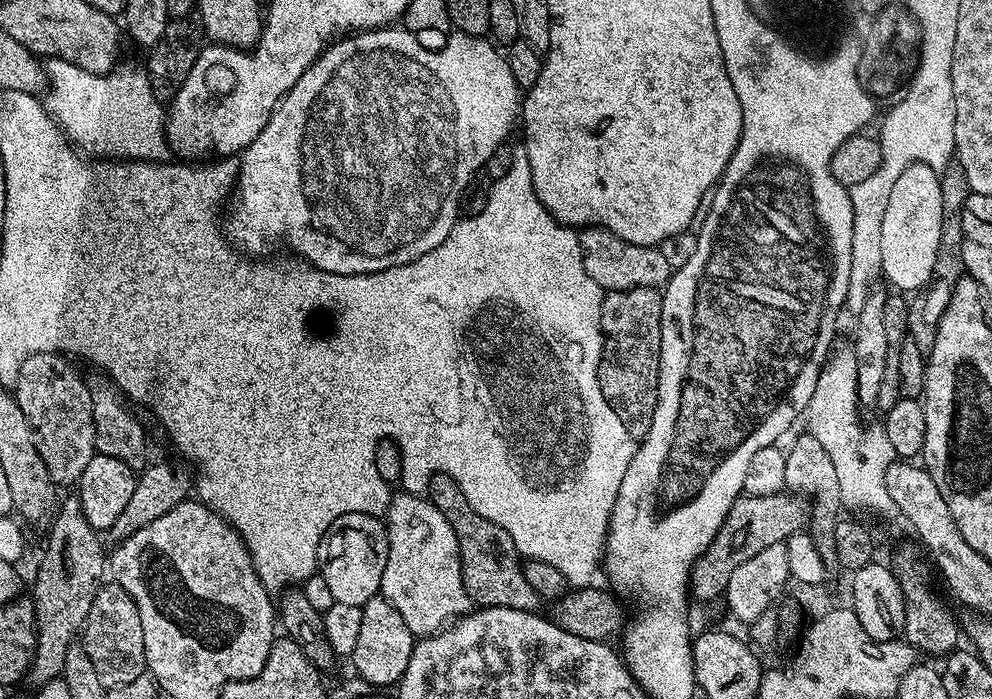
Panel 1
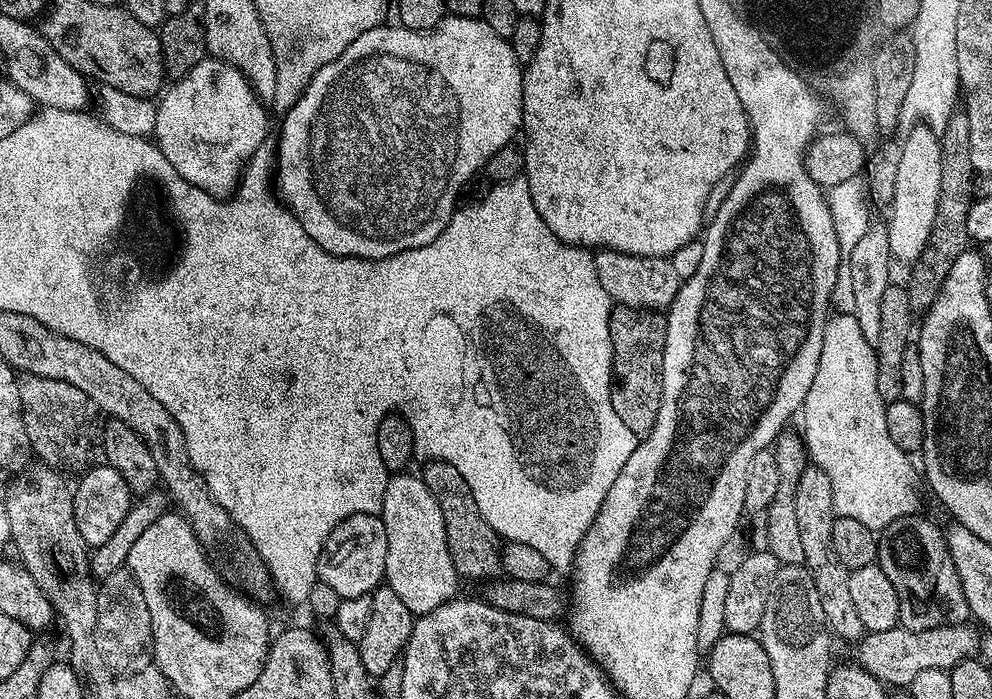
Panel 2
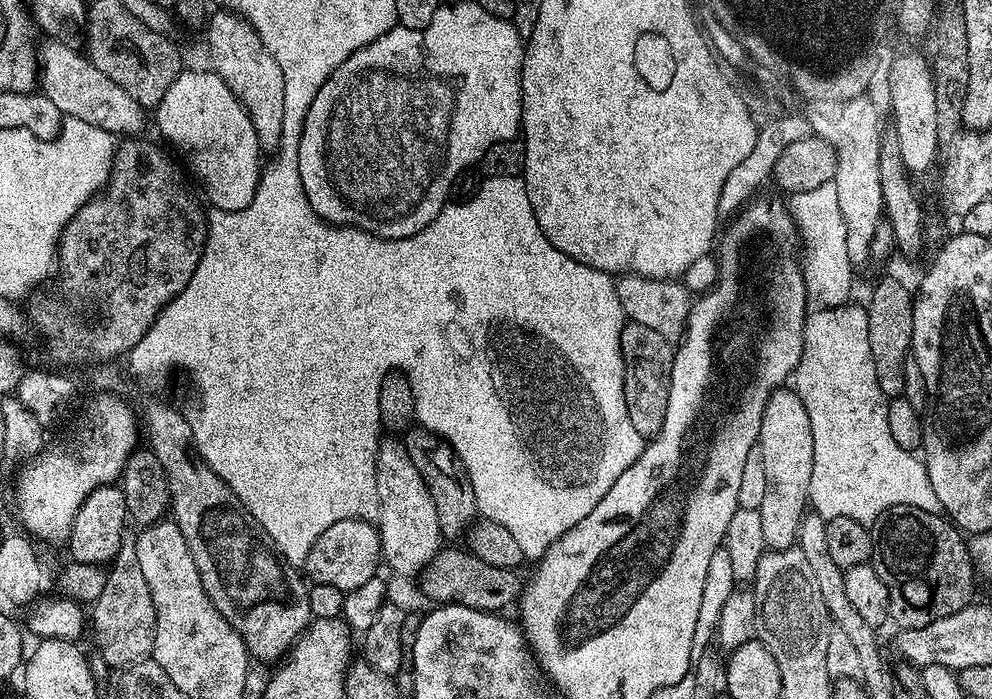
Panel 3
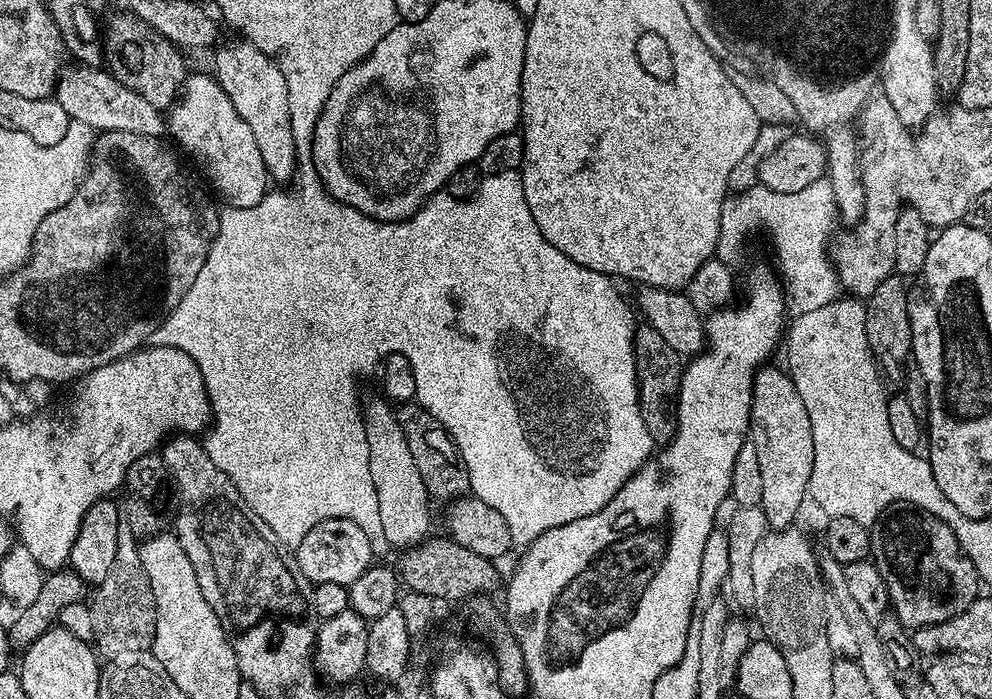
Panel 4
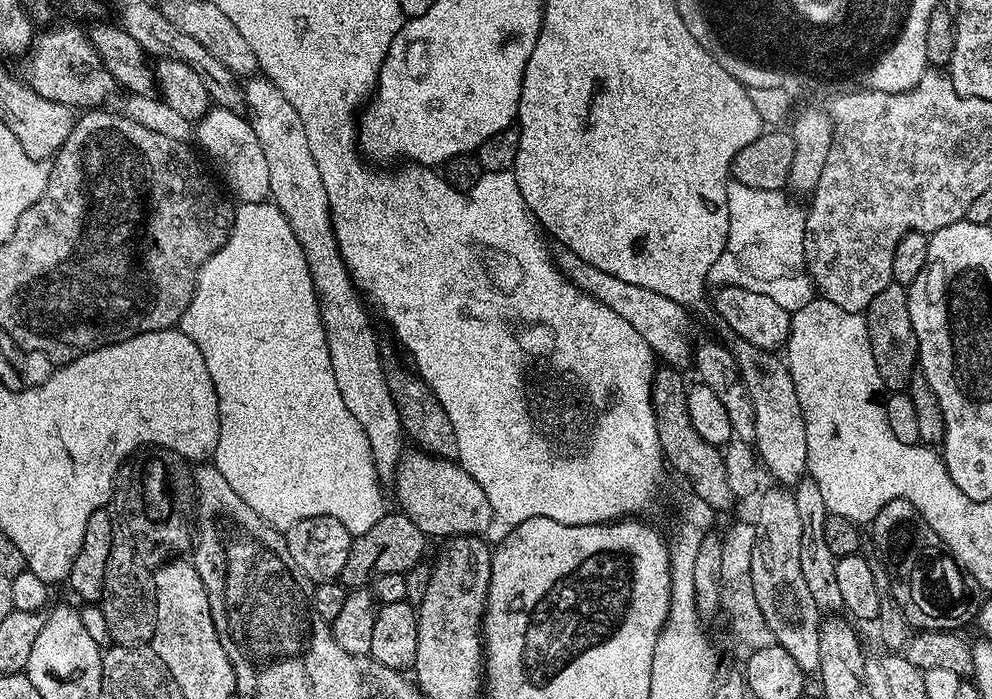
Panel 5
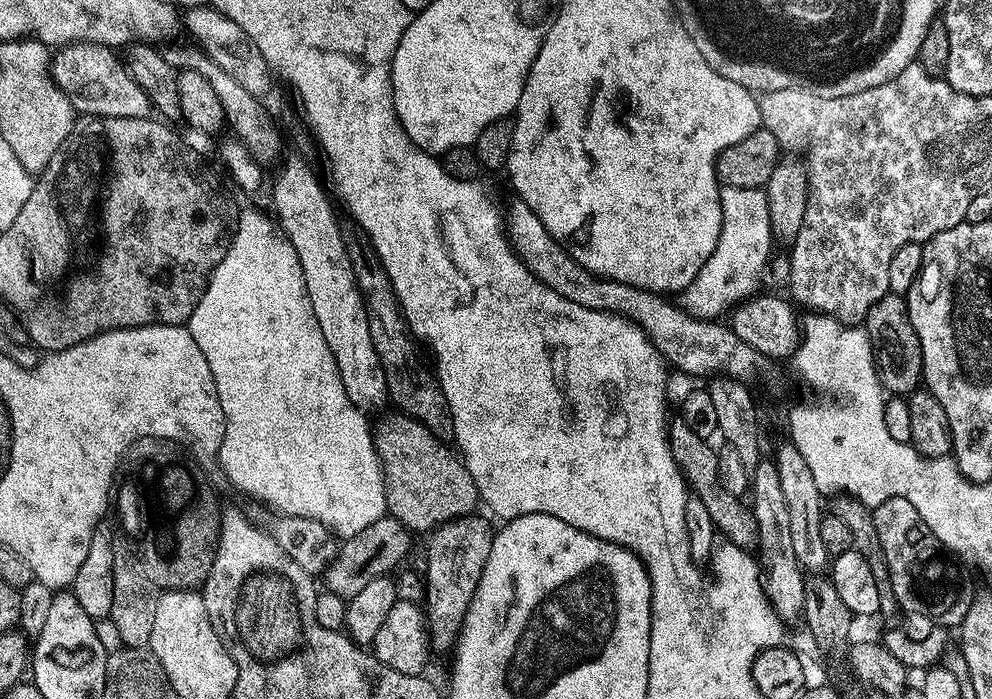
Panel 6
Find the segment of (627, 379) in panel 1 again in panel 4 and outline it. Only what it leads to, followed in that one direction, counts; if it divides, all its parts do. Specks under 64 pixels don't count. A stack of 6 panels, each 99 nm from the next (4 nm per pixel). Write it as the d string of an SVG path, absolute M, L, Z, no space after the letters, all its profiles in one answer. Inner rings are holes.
M647 322L641 323L641 328L639 325L632 333L632 353L636 363L636 390L642 422L646 422L646 430L650 430L653 445L666 445L676 432L676 397L680 395L682 357Z

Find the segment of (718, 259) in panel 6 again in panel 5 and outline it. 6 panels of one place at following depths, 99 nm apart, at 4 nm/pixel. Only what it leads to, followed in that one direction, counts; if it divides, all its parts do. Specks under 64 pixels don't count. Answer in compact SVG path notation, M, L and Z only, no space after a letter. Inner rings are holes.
M729 183L728 244L716 262L714 276L724 286L764 292L791 314L803 310L814 299L814 285L804 262L806 212L784 195L783 191L754 190L754 186Z

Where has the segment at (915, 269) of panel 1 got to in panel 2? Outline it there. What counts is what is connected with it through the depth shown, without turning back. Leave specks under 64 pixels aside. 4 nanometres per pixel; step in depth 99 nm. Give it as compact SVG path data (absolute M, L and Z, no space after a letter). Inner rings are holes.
M916 126L909 132L912 133L905 138L900 156L895 157L894 186L890 193L892 217L886 220L890 250L905 266L915 264L928 244L942 190L942 154L937 133L927 126Z

